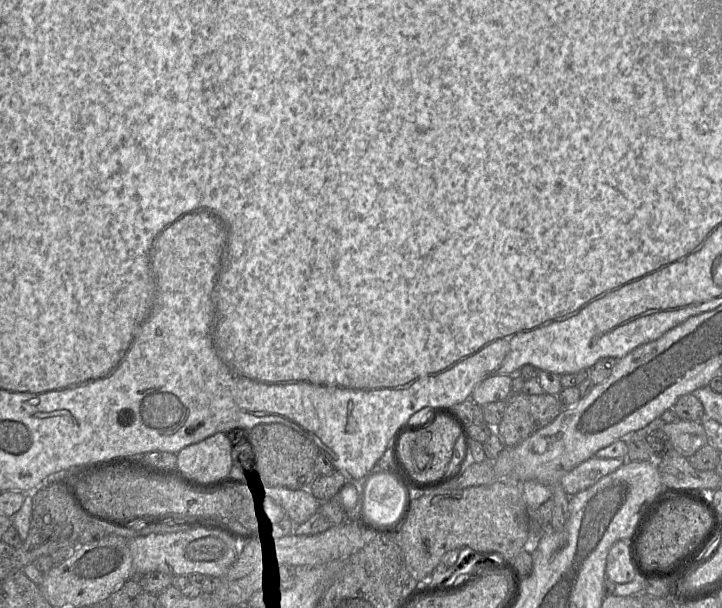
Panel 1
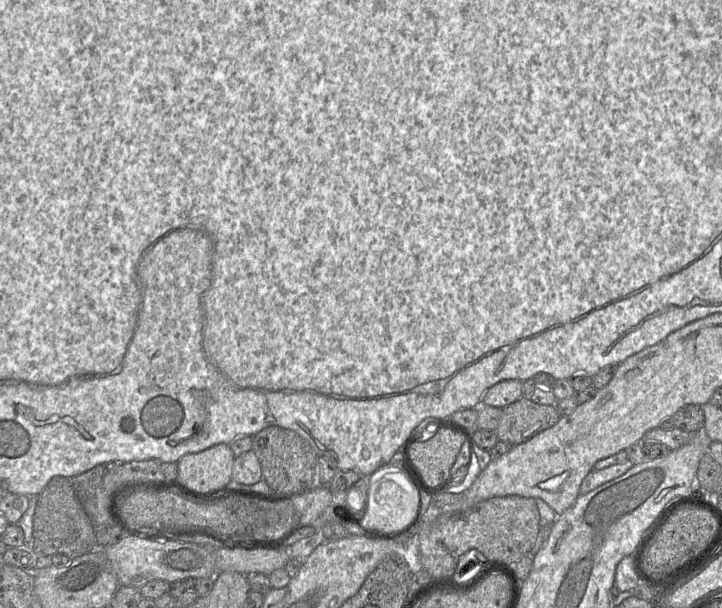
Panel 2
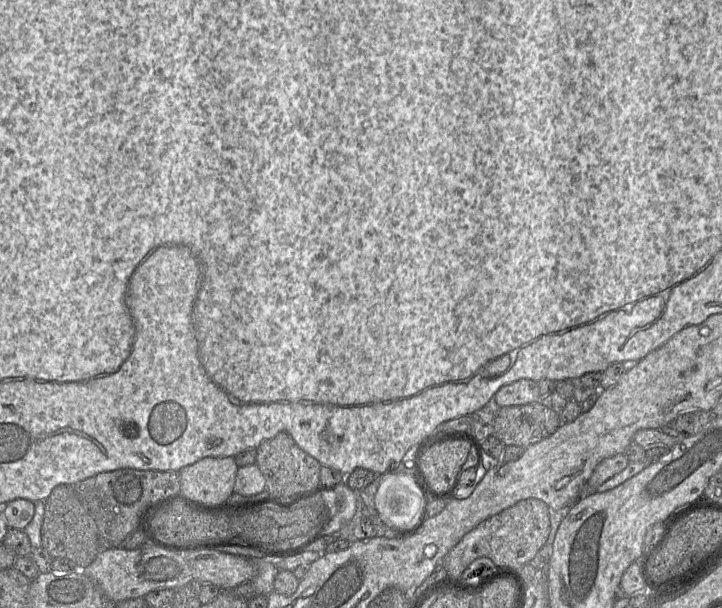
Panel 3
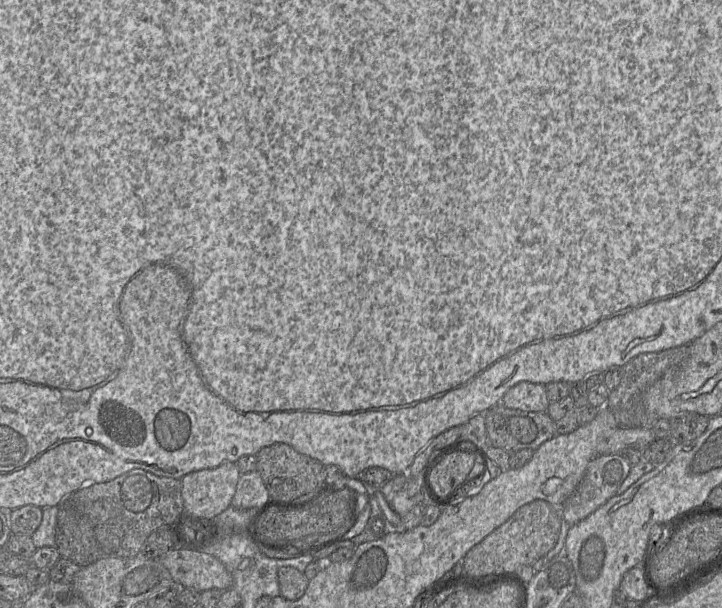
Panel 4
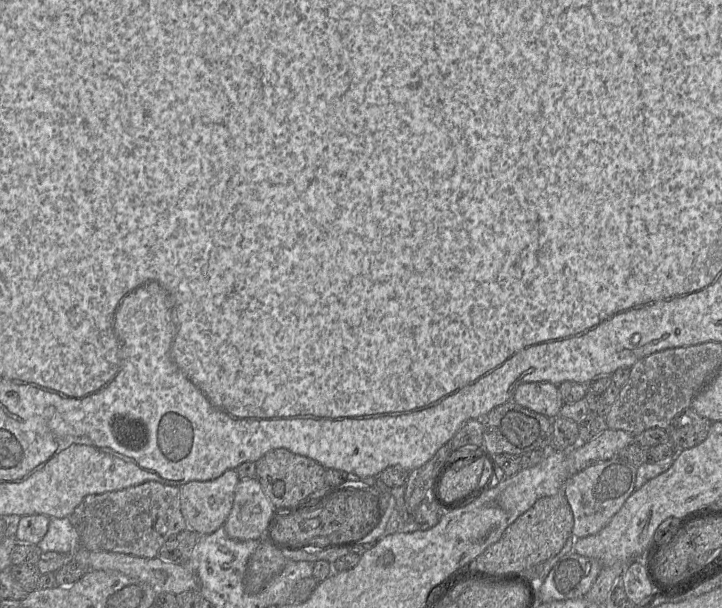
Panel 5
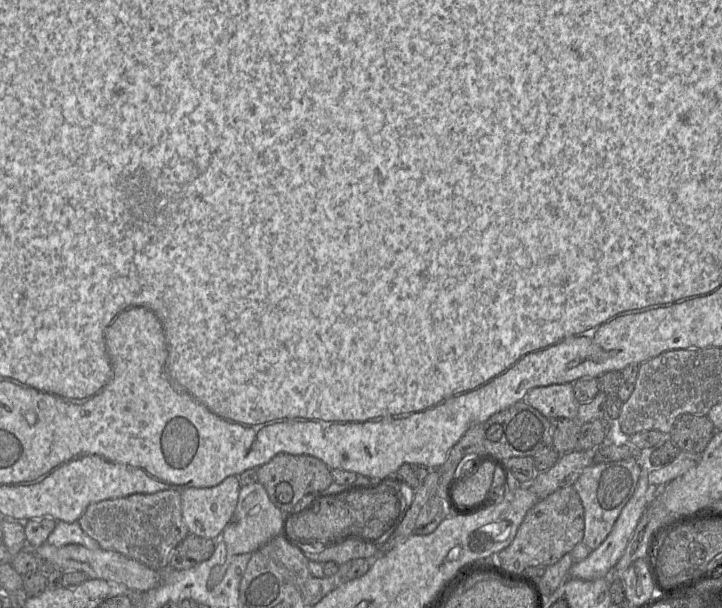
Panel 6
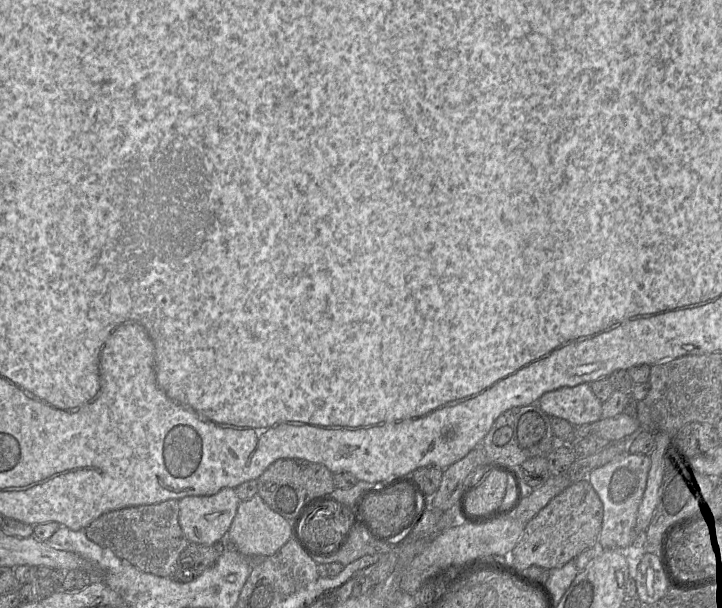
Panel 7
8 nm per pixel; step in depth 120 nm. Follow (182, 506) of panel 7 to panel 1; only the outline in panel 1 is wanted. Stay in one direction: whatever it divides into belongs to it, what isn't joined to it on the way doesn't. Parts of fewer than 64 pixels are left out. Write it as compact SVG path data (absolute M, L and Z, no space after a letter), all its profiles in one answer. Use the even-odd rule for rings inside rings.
M217 432L176 453L175 469L183 477L197 484L224 480L231 472L232 448L228 433Z

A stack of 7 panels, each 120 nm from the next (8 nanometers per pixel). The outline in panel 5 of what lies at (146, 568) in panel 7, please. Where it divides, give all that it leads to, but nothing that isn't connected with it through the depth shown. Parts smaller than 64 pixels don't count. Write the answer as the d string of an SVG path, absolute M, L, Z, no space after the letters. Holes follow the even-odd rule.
M156 481L144 482L123 490L88 495L67 518L77 531L82 548L144 558L158 557L160 548L169 538L189 528L181 511L180 488Z

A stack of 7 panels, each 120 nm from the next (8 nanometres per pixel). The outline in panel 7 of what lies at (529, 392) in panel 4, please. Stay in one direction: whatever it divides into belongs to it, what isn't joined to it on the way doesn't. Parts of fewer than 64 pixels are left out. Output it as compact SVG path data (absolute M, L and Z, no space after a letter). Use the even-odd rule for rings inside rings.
M589 383L546 392L537 404L550 417L565 419L574 427L602 418L602 402L593 394Z

